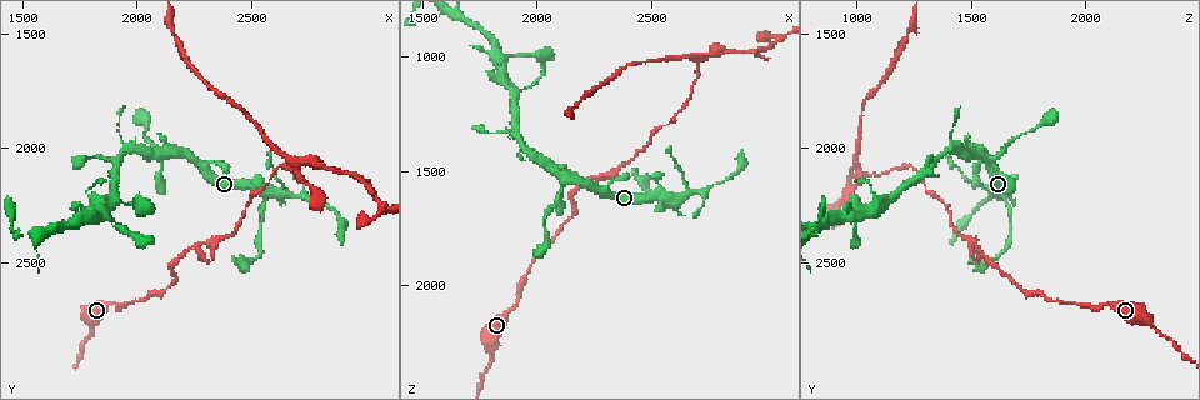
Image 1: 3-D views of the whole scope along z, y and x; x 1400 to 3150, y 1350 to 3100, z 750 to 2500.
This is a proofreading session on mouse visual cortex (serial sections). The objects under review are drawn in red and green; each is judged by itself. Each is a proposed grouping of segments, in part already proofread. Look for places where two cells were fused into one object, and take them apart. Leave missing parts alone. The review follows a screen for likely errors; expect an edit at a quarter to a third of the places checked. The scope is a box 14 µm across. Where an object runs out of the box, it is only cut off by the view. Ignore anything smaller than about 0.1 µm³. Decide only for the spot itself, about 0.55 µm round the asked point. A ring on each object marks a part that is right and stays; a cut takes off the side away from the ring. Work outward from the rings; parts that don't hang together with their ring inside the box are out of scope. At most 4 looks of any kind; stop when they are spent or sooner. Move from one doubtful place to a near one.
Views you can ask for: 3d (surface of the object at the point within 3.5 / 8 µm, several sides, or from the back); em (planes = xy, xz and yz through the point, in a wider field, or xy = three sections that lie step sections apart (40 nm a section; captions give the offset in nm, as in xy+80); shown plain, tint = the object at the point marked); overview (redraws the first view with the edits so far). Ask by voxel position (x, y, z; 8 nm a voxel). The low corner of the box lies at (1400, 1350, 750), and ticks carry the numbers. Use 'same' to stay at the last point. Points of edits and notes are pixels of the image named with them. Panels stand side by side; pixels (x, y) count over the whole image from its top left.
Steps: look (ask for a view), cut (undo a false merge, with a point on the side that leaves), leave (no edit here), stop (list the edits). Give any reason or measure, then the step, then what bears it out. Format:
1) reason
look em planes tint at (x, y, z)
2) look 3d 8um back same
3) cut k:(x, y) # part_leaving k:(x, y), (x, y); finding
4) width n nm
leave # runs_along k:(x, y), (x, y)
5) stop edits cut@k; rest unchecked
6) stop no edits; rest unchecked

three-way junction
look 3d 3.5um back at (2560, 2190, 1630)

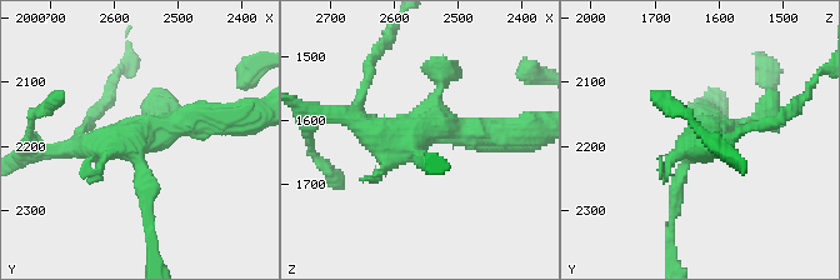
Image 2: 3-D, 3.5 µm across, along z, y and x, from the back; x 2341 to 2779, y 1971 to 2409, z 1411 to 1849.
look em planes tint at (2575, 2195, 1620)

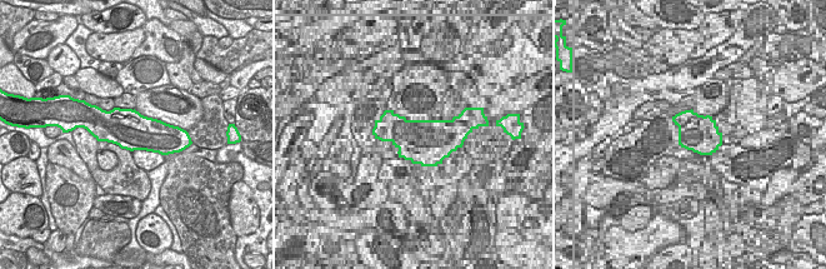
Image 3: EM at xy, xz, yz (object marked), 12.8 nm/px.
leave # runs_along 2:(208, 119), (50, 149); one cell here

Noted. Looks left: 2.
sudden change in width
look 3d 3.5um at (2110, 2090, 1600)

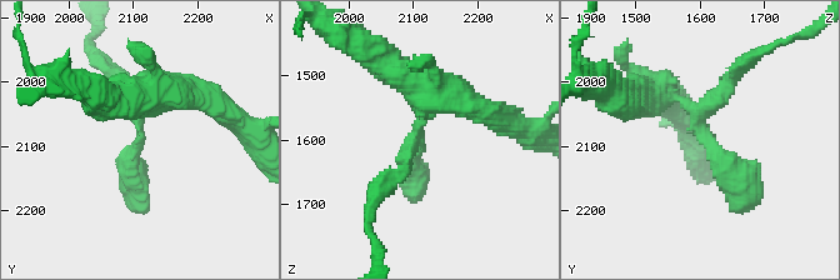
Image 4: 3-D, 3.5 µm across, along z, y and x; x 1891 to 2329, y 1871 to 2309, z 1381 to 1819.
need the tissue
look em planes tint at (2110, 2080, 1610)

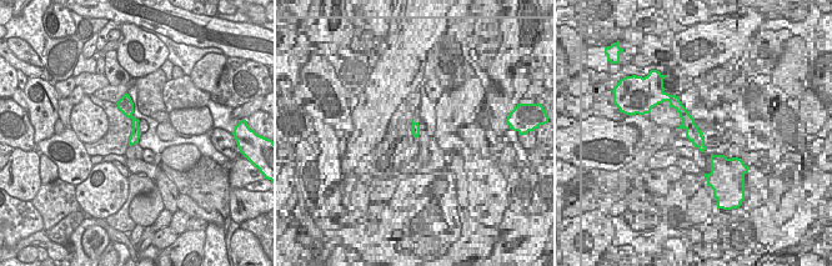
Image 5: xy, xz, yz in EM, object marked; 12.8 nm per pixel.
leave # runs_along 5:(126, 98), (135, 121), (131, 141); one cell here

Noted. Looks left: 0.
stop no edits; rest unchecked

